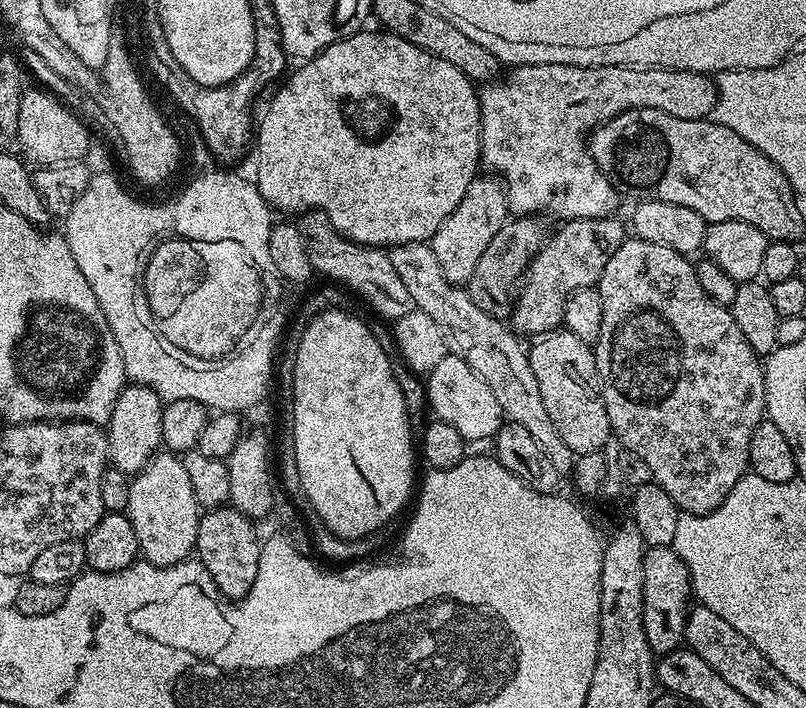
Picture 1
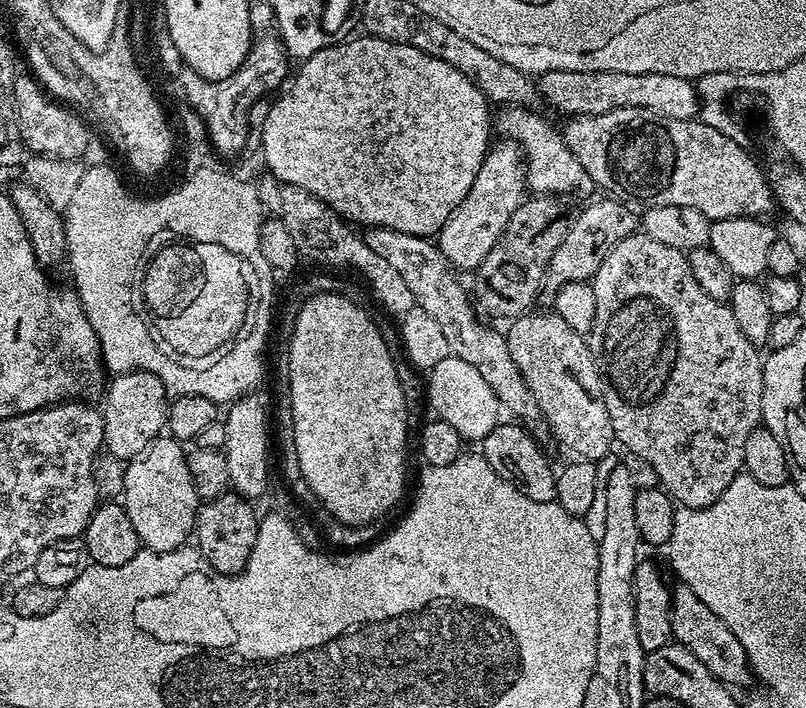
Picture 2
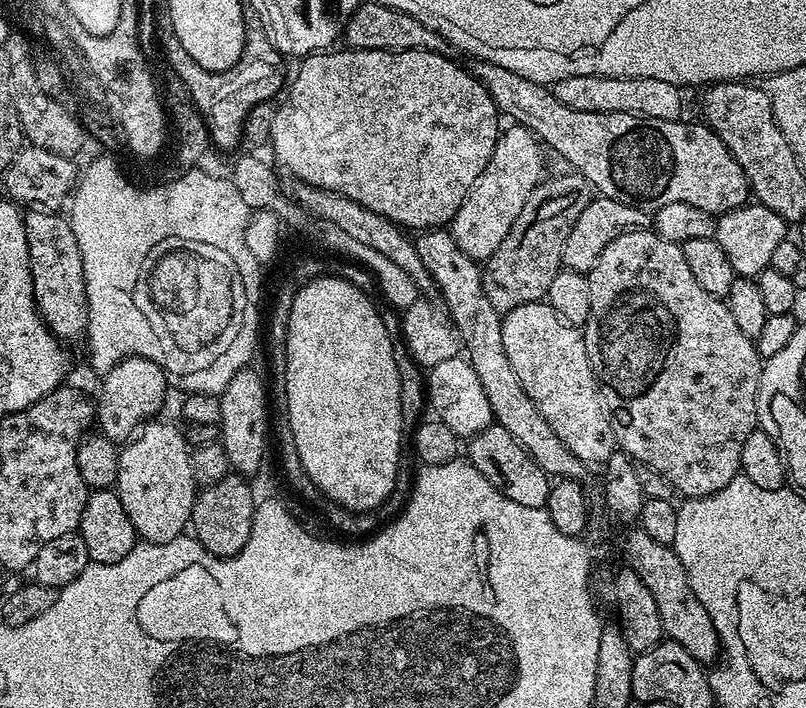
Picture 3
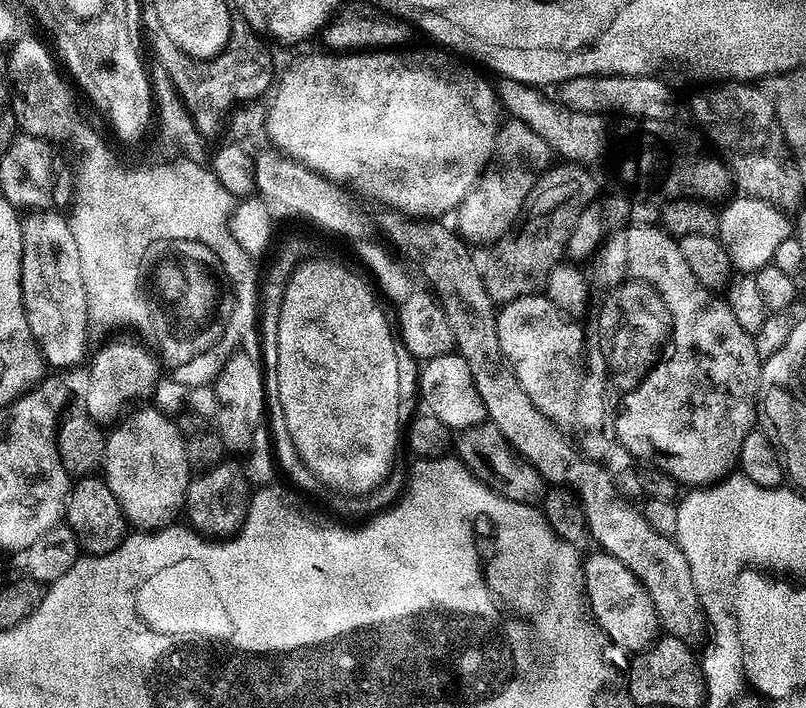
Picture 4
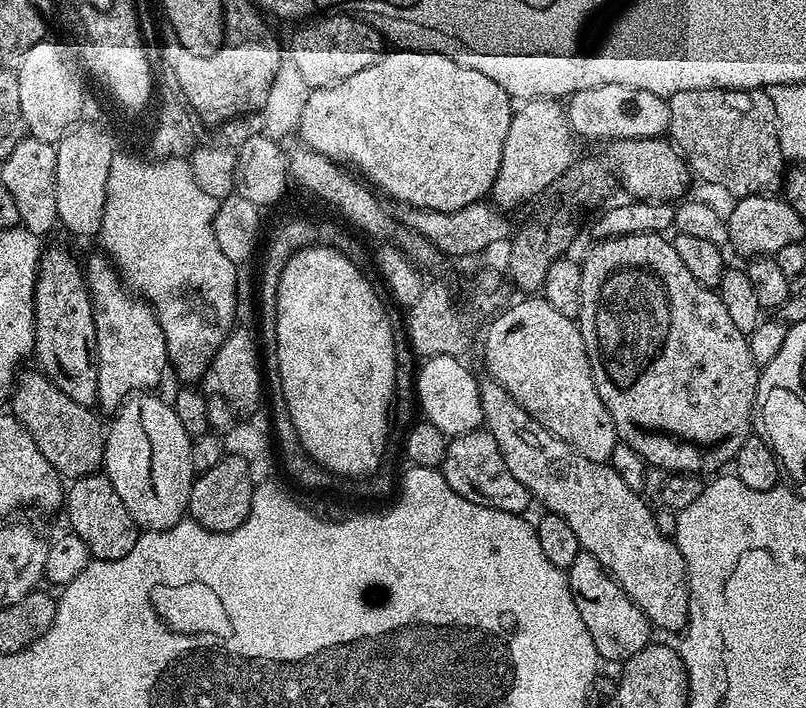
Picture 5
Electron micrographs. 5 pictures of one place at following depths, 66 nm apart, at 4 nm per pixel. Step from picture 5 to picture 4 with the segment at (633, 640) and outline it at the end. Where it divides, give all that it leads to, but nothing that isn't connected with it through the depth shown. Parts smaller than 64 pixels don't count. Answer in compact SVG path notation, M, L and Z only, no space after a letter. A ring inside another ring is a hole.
M596 550L593 556L582 560L582 592L590 609L591 619L605 637L608 636L628 654L643 652L657 639L661 631L660 619L656 616L647 591L633 579L618 558Z

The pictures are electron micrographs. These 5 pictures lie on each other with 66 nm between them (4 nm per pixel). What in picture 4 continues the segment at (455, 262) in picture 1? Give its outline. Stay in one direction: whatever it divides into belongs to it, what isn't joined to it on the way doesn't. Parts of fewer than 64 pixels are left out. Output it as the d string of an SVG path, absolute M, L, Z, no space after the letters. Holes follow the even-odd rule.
M505 119L496 135L496 150L492 154L492 160L481 174L480 181L472 187L470 194L466 194L454 213L459 235L472 246L492 246L508 235L521 219L528 196L540 177L548 171L548 156L550 157L550 149L547 142L538 138L530 126L520 120Z

